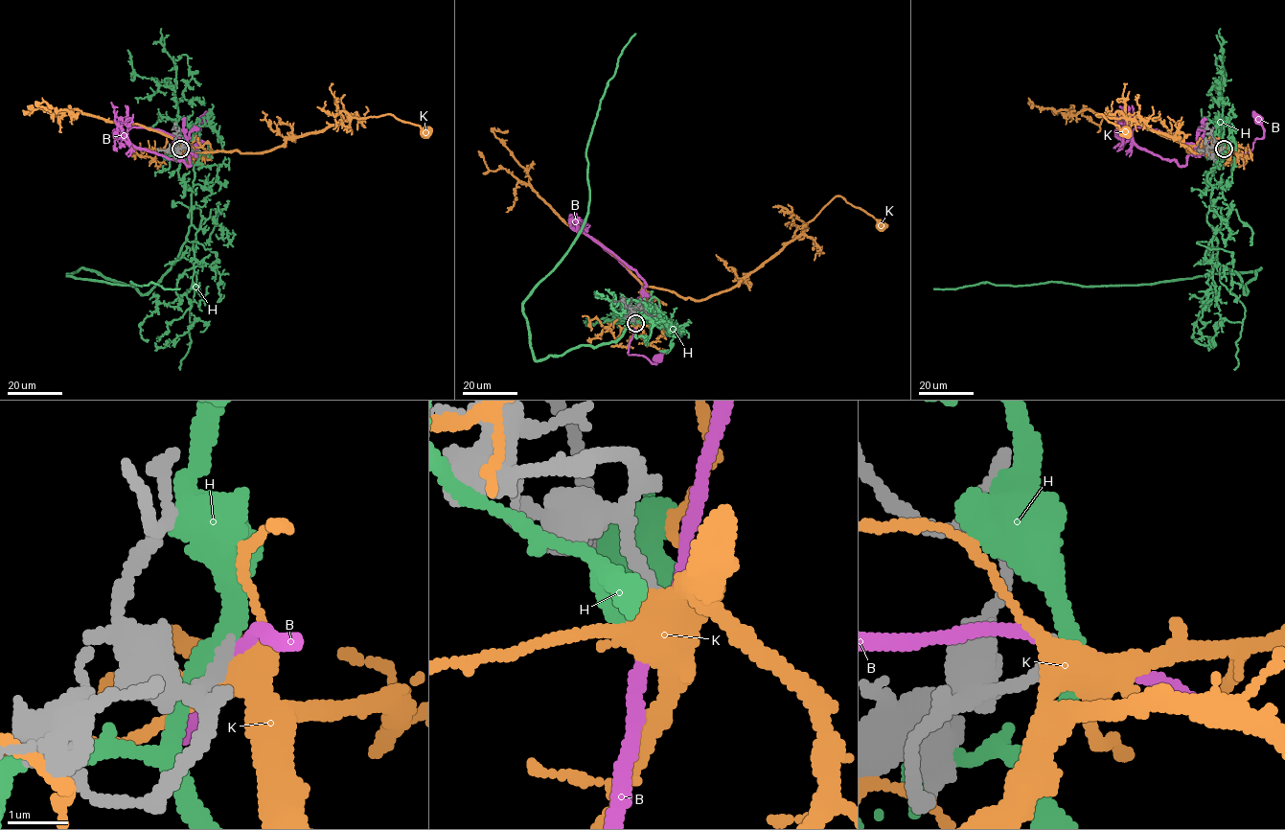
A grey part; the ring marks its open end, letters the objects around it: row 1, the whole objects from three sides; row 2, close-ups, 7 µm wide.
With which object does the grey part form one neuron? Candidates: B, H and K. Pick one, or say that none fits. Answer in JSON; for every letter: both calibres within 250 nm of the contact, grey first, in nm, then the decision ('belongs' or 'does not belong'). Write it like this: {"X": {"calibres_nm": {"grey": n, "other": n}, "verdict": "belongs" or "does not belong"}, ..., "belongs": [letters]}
{"B": {"calibres_nm": {"grey": 200, "other": 240}, "verdict": "does not belong"}, "H": {"calibres_nm": {"grey": 200, "other": 340}, "verdict": "does not belong"}, "K": {"calibres_nm": {"grey": 240, "other": 440}, "verdict": "does not belong"}, "belongs": []}

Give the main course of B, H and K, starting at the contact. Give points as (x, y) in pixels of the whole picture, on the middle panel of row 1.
B: (635, 324), (628, 353), (645, 356), (654, 363), (657, 358)
H: (635, 324), (650, 307), (617, 339), (538, 360), (523, 301), (581, 229), (587, 143), (635, 34)
K: (635, 323), (632, 311), (645, 287), (697, 300), (728, 290), (795, 239), (836, 196), (861, 208), (883, 227)

